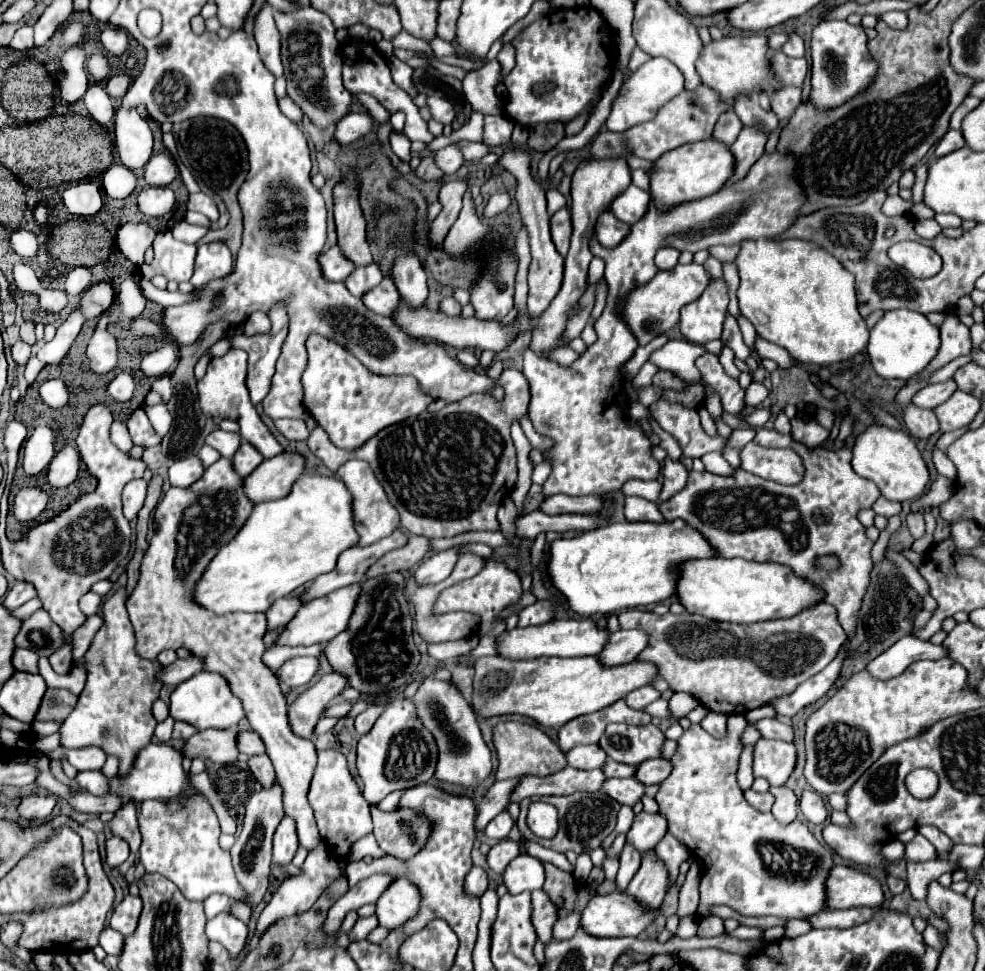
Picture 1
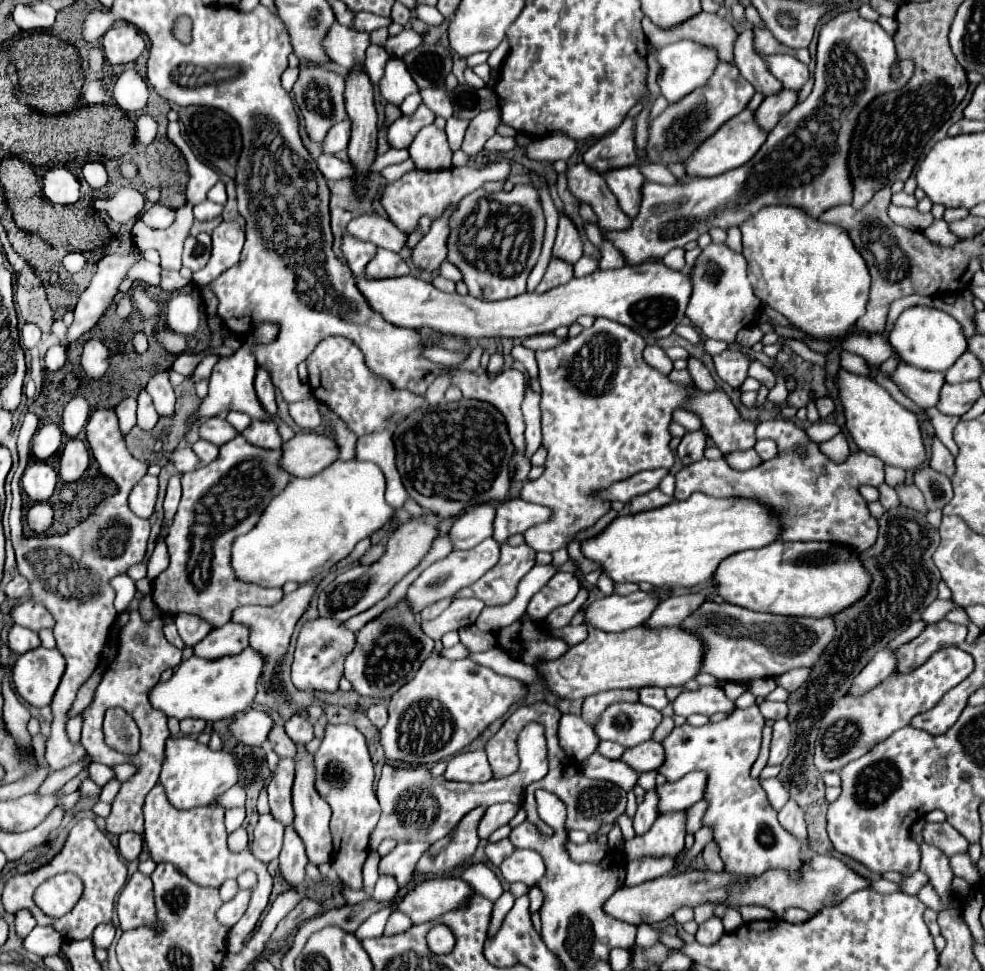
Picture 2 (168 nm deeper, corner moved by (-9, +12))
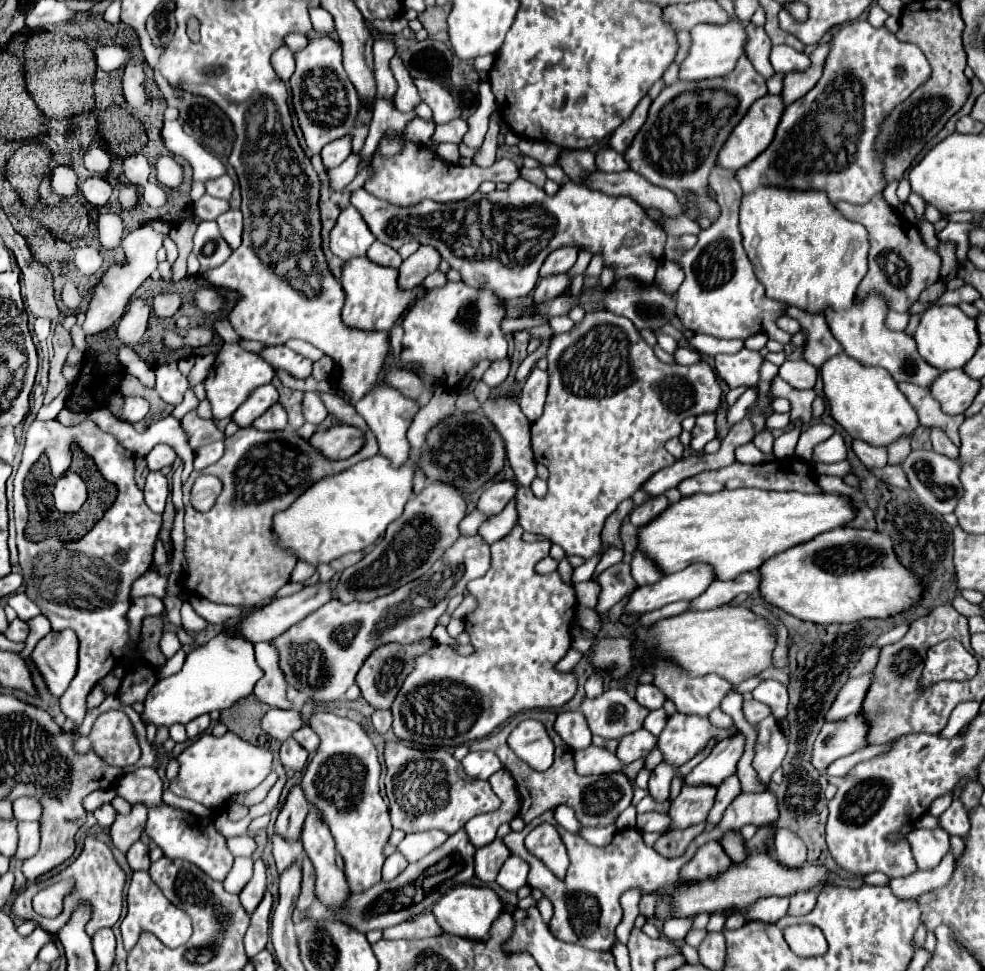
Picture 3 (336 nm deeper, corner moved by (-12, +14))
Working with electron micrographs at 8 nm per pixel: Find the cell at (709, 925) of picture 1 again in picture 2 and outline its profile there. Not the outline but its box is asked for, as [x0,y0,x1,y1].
[696,918,724,946]

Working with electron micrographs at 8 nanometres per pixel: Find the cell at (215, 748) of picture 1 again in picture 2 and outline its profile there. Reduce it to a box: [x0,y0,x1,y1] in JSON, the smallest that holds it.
[230,710,274,746]

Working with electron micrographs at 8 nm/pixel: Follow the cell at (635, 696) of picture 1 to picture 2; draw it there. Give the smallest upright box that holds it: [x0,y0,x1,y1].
[638,688,668,710]

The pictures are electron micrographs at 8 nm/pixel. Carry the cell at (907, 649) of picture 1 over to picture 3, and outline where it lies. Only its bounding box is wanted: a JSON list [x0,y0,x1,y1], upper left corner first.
[827,670,873,720]

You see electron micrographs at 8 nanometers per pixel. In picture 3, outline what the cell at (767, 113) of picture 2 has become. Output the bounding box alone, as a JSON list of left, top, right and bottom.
[781,66,823,106]

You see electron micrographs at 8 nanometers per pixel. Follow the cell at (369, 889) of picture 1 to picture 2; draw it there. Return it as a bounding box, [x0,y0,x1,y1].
[380,842,430,886]

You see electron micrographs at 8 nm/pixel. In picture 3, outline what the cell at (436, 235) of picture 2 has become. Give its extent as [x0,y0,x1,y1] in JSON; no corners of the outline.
[399,246,441,288]

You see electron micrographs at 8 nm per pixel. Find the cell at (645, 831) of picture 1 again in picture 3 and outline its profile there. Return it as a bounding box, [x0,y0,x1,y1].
[685,732,745,786]

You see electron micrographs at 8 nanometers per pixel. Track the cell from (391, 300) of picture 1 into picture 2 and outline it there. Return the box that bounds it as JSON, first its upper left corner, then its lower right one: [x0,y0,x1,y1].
[366,248,410,280]

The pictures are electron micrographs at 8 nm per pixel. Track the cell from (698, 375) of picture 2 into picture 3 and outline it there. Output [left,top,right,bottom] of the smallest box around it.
[675,344,701,366]

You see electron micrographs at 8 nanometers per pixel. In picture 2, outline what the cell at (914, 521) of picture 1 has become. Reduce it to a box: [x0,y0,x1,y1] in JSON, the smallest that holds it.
[896,482,928,512]

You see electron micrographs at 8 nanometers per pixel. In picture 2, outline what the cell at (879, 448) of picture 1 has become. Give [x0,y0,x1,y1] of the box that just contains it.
[834,368,926,470]

